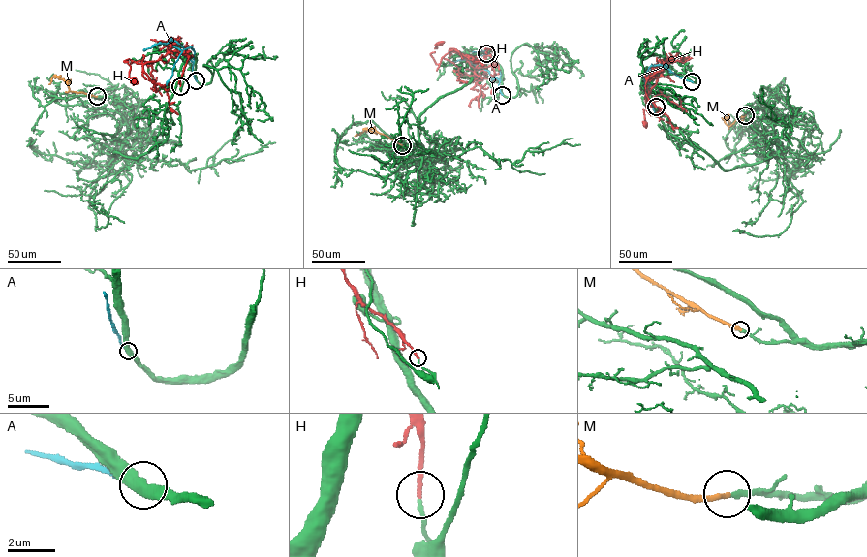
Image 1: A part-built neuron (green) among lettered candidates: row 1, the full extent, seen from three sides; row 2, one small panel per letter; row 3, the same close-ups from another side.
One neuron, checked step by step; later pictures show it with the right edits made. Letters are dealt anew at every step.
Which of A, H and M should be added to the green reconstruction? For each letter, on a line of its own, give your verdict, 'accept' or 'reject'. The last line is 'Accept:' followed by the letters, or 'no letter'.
A: reject
H: reject
M: accept
Accept: M

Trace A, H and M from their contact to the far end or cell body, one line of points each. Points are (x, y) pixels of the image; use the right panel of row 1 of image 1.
A: (692, 81), (662, 65), (650, 66), (643, 79), (645, 93), (654, 111)
H: (656, 107), (645, 90), (647, 77), (655, 74), (646, 110), (665, 113), (677, 128)
M: (745, 115), (728, 126), (724, 118), (732, 126)

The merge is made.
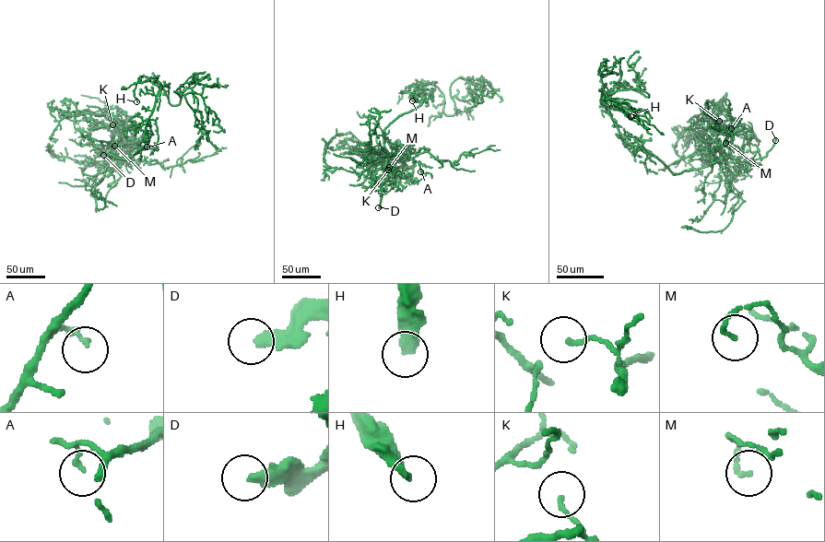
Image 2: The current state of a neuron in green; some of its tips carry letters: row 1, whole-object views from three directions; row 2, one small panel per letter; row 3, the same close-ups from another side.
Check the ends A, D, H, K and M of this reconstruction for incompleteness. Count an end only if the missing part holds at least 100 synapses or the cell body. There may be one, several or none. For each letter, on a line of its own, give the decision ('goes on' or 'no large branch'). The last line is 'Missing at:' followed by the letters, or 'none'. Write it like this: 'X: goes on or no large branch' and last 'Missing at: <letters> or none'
A: no large branch
D: goes on
H: no large branch
K: no large branch
M: no large branch
Missing at: D

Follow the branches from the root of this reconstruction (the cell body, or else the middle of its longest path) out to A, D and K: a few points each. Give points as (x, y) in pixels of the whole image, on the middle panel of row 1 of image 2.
A: (423, 99), (421, 103), (398, 116), (387, 126), (383, 139), (386, 155), (413, 159), (418, 162), (420, 171)
D: (423, 99), (421, 103), (398, 116), (384, 130), (386, 163), (378, 207)
K: (423, 99), (421, 103), (398, 116), (385, 129), (386, 156), (394, 161), (394, 169), (388, 170)

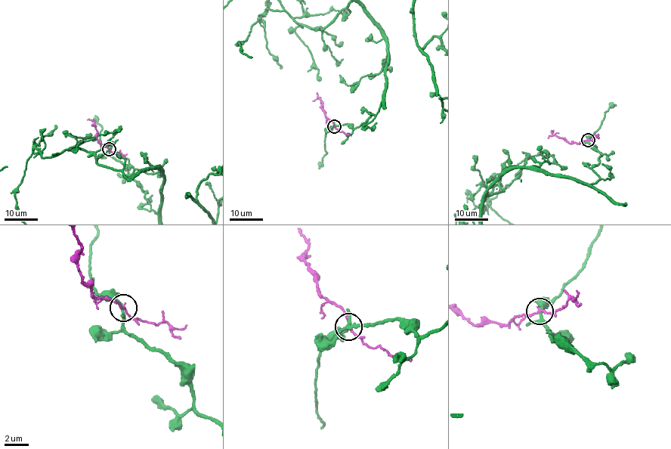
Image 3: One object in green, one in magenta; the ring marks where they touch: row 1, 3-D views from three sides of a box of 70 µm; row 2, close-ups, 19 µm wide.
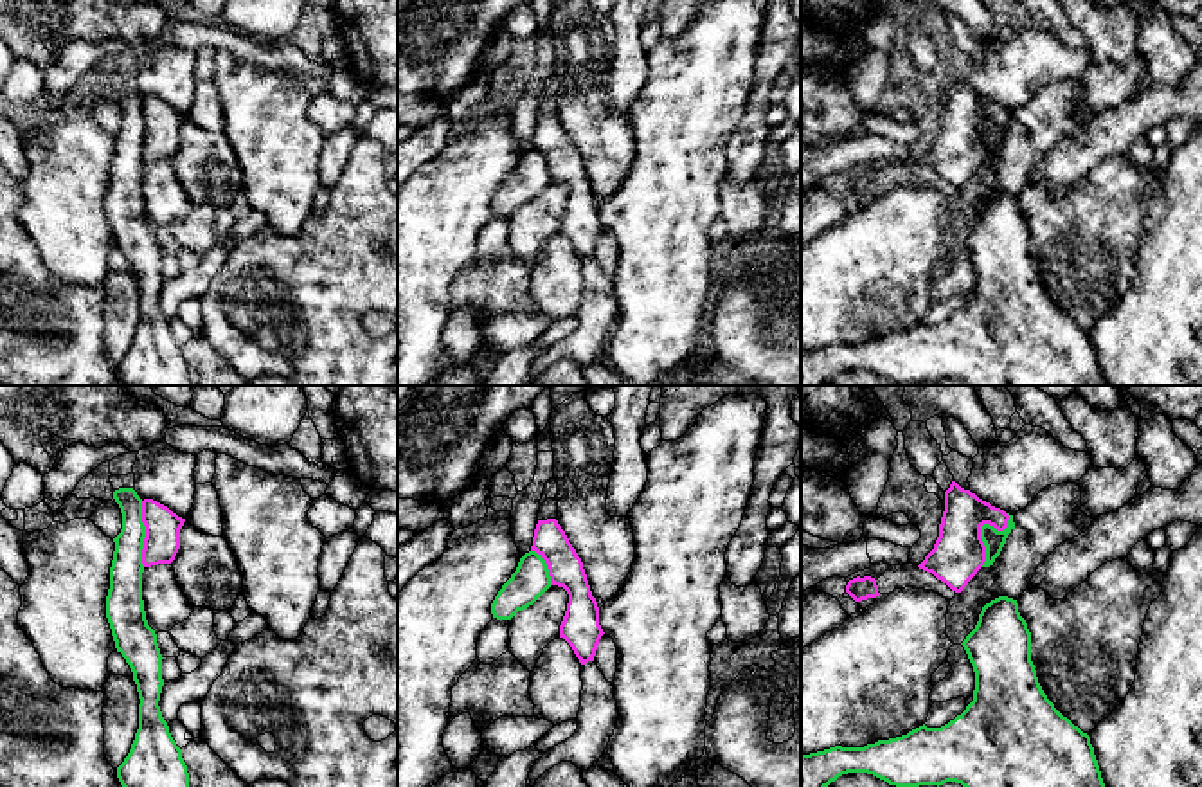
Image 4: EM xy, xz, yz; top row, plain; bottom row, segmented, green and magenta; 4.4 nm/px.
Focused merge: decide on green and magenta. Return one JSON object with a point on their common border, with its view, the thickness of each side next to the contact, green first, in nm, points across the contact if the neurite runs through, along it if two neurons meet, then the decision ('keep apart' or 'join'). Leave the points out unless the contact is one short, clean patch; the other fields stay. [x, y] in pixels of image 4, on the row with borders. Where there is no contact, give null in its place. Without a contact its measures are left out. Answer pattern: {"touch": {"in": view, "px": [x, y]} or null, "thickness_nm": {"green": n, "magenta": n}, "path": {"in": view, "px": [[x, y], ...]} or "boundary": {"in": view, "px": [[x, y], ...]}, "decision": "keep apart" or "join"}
{"touch": {"in": "yz", "px": [981, 528]}, "thickness_nm": {"green": 90, "magenta": 220}, "boundary": {"in": "yz", "px": [[1008, 514], [1003, 530], [988, 524], [981, 528], [981, 566]]}, "decision": "keep apart"}

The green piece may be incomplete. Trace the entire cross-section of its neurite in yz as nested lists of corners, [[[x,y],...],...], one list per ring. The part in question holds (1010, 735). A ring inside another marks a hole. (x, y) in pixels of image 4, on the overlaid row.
[[[999,596],[986,603],[975,629],[961,643],[975,672],[973,701],[941,728],[925,724],[907,735],[878,740],[864,747],[835,746],[801,756],[801,787],[828,787],[848,773],[867,773],[889,785],[919,787],[946,782],[963,787],[1105,787],[1090,737],[1063,717],[1044,693],[1031,661],[1031,632],[1013,598]]]

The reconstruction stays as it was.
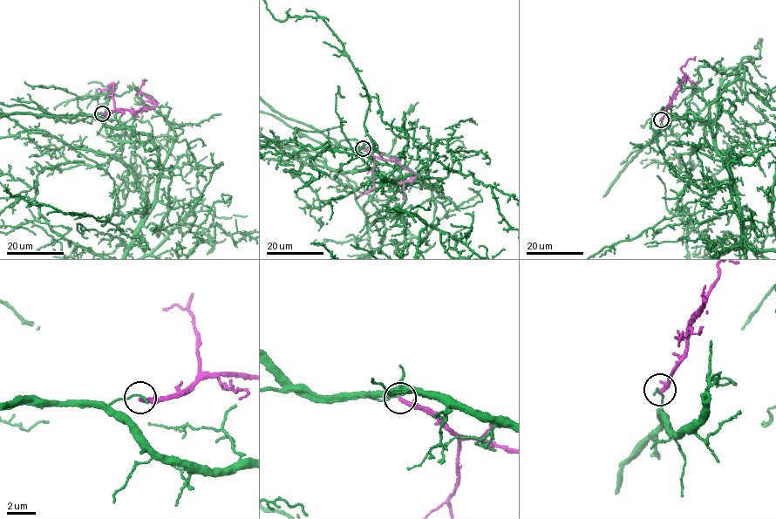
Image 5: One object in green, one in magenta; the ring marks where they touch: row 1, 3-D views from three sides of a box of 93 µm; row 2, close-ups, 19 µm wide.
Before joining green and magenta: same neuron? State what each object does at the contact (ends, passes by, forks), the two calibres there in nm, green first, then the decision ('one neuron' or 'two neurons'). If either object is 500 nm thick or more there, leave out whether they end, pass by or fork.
green ends there; magenta ends there; 170 nm thick on the green side, 280 nm on the other; two neurons

